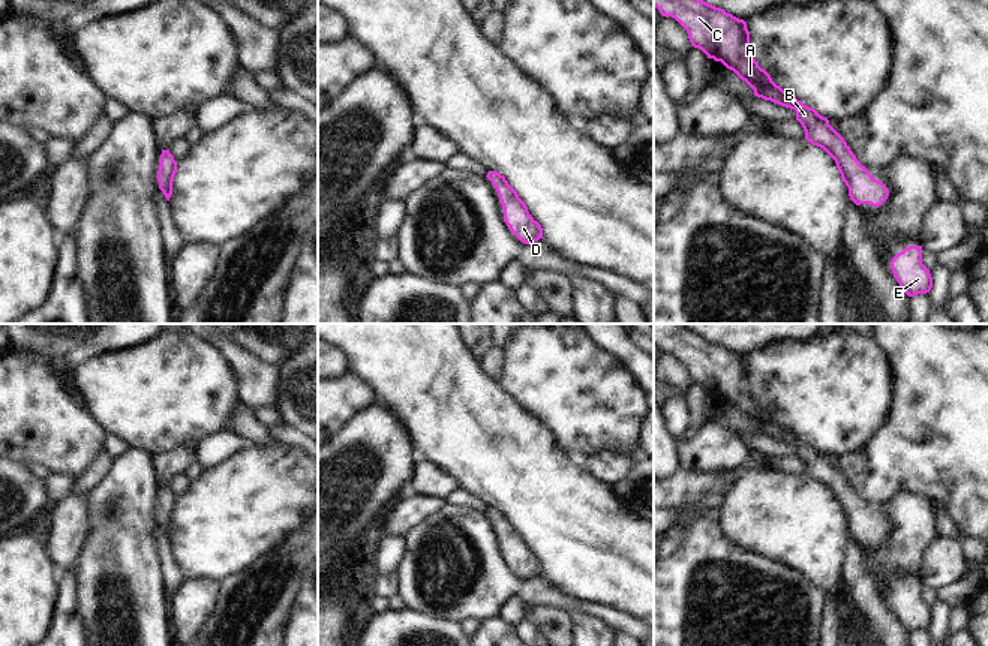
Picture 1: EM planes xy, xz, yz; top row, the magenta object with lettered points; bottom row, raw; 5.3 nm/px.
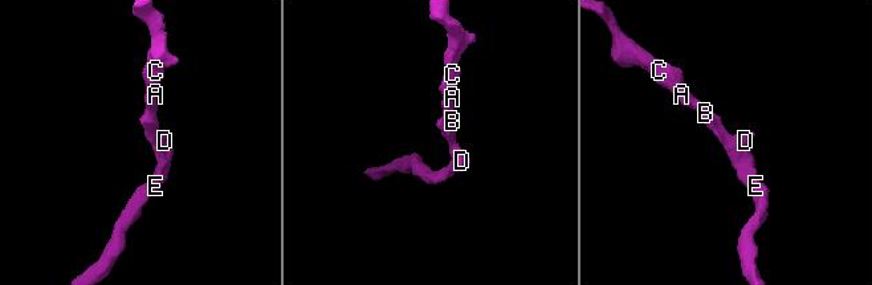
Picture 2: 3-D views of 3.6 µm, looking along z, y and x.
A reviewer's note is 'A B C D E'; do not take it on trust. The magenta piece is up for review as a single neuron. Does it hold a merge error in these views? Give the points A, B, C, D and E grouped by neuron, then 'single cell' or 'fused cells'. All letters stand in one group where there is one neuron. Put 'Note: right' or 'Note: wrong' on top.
Note: right
groups A B C D E; single cell

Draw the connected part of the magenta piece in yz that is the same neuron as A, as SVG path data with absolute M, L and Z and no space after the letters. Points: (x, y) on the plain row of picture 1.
M654 324L654 342L663 352L675 354L687 366L694 384L702 385L708 394L721 397L745 417L754 426L754 432L795 445L805 475L835 496L856 541L879 543L888 535L888 523L861 501L829 456L804 441L793 429L784 427L759 402L751 390L750 367L744 355L697 334L687 324Z

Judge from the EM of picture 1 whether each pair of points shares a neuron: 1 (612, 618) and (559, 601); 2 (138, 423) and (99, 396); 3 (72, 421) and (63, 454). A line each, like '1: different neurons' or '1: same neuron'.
1: same neuron
2: same neuron
3: same neuron

